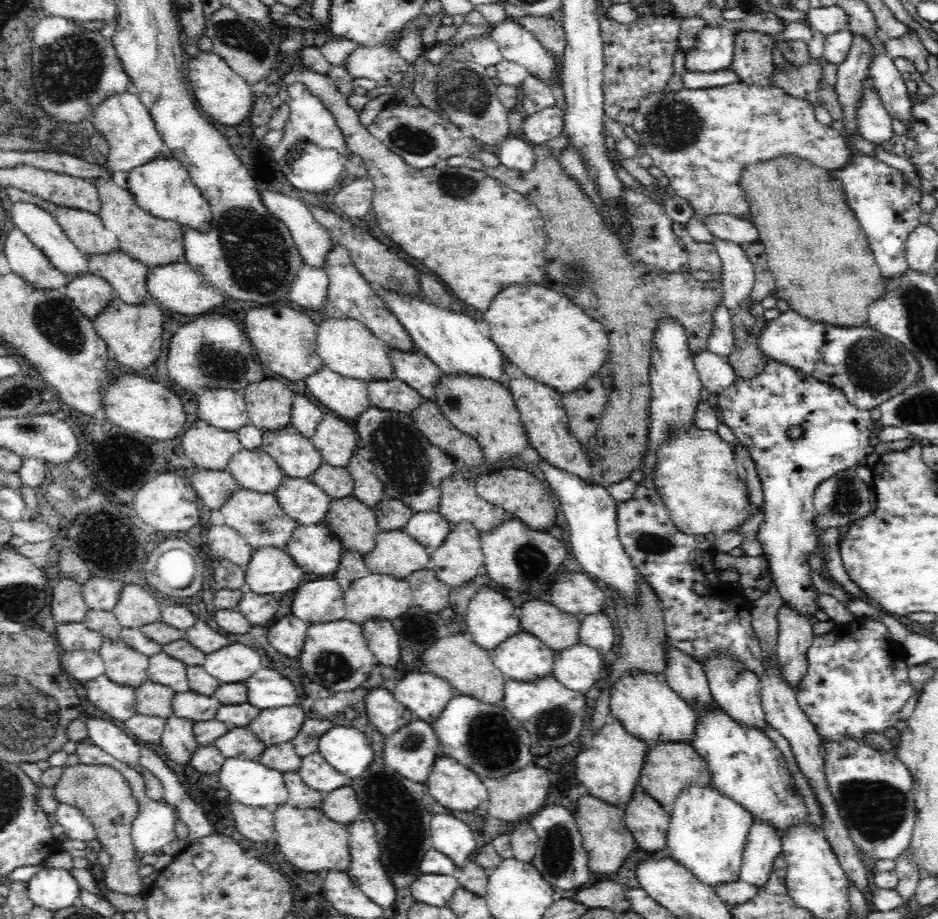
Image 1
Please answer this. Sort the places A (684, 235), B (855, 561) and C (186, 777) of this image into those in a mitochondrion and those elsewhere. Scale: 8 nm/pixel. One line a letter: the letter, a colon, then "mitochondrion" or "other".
A: other
B: other
C: other

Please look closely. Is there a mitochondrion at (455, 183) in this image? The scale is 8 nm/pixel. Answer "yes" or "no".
yes

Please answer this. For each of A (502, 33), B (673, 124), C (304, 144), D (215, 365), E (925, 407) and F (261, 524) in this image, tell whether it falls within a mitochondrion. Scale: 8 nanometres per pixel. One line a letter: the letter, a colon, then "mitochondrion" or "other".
A: other
B: mitochondrion
C: mitochondrion
D: mitochondrion
E: mitochondrion
F: mitochondrion

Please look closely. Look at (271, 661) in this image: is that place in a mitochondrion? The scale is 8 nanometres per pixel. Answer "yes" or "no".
no

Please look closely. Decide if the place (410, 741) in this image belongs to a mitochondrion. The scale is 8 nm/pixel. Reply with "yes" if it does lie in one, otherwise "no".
yes

